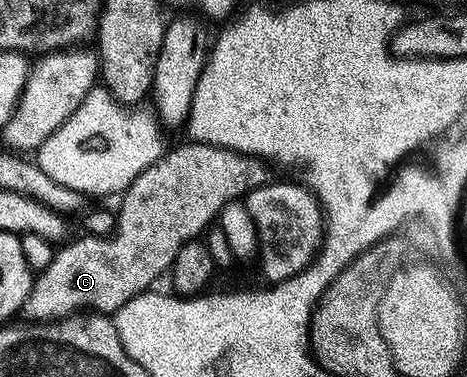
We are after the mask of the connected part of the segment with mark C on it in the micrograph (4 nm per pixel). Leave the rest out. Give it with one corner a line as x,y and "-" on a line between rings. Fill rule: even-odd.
186,141
180,147
164,150
164,153
157,162
149,165
149,169
145,169
136,177
133,182
127,187
126,191
122,192
121,199
123,204
117,208
118,219
116,221
114,233
110,235
93,235
88,233
81,234
80,239
72,238
70,241
64,242
58,248
53,257
53,261
49,261
49,265
44,271
38,272
34,276
31,284
31,292
26,301
23,302
23,309
21,312
22,318
27,321
34,321
37,323
50,323
56,319
65,319
68,315
74,315
82,312
84,309
90,309
95,313
114,313
121,309
121,305
125,305
133,297
142,295
143,292
152,290
156,286
155,283
159,278
166,276
172,270
175,258
181,251
181,247
189,242
191,239
198,239
204,234
218,220
220,211
227,202
235,200
242,200
248,192
256,191
258,187
263,186
272,178
271,171
266,162
257,155
242,155
240,151
234,151
228,147
218,147
217,145
209,145
208,143
196,143
194,141

